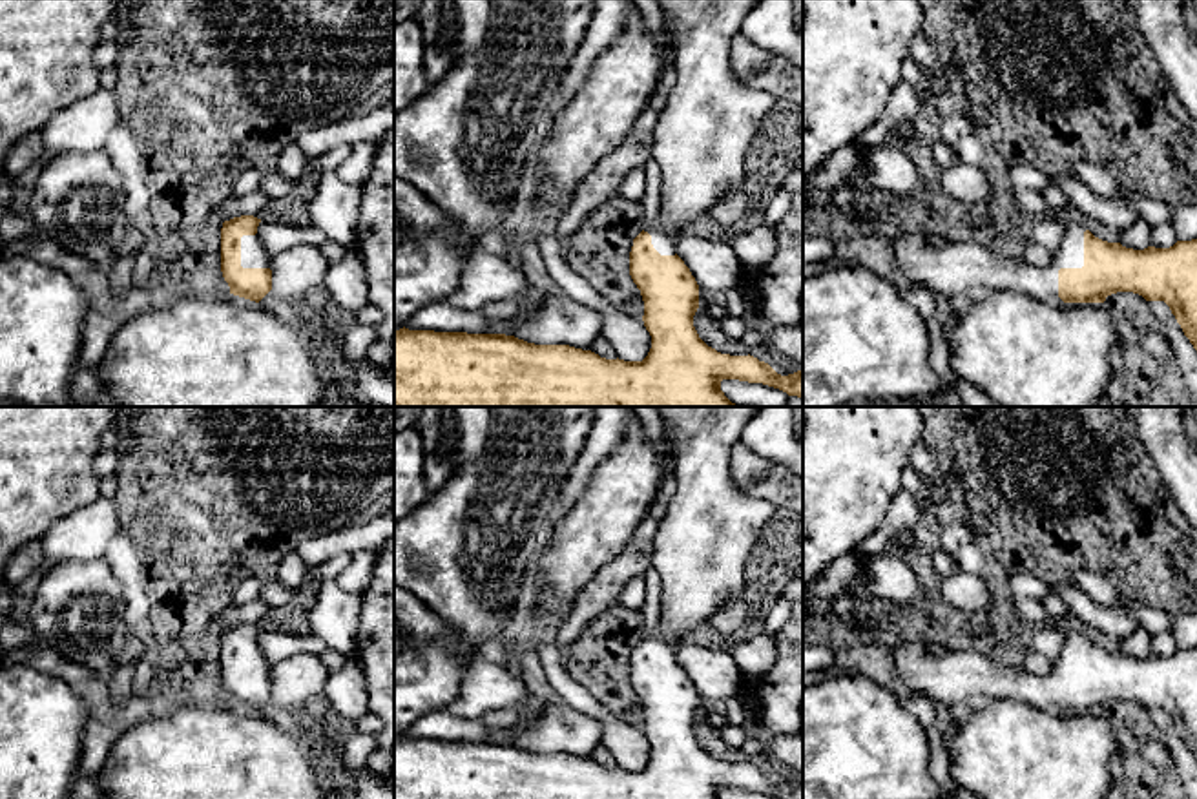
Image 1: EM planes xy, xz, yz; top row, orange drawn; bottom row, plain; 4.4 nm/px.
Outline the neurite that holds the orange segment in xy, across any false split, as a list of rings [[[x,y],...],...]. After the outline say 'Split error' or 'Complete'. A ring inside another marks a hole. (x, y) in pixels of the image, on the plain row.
[[[241,624],[221,637],[221,680],[230,702],[255,711],[272,699],[272,662],[257,644],[259,631],[254,624]]]. Split error

